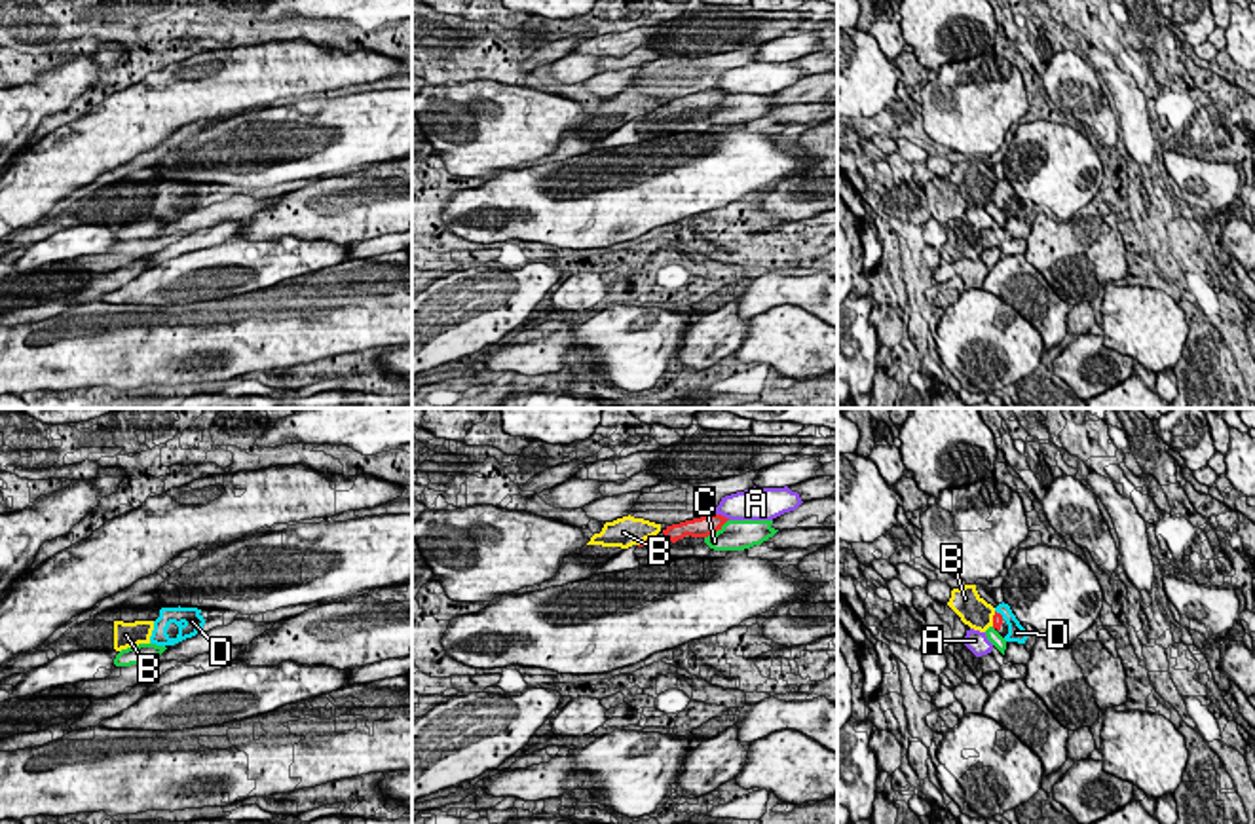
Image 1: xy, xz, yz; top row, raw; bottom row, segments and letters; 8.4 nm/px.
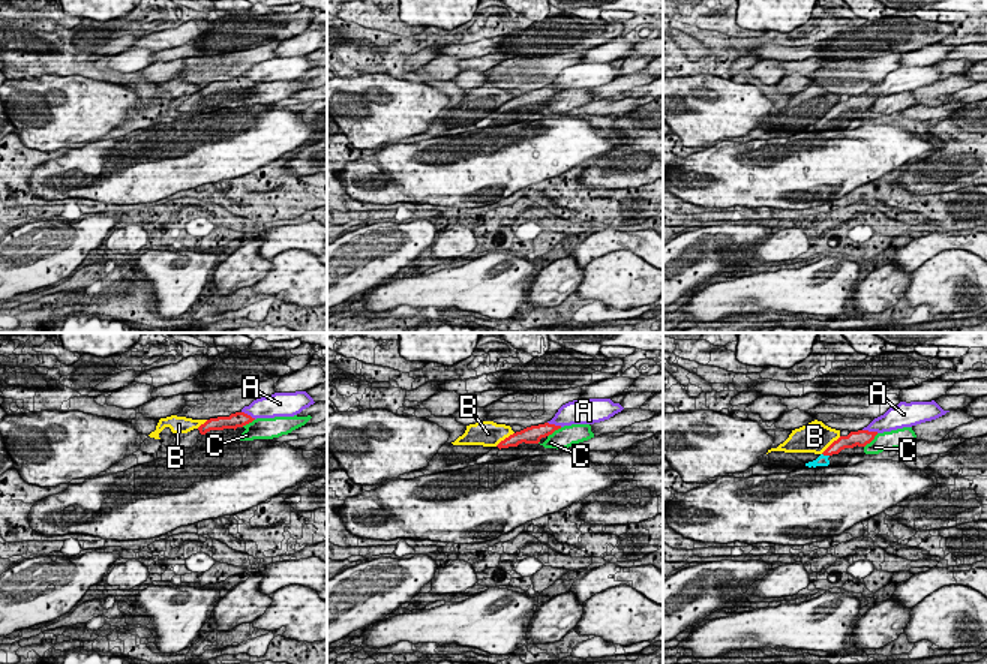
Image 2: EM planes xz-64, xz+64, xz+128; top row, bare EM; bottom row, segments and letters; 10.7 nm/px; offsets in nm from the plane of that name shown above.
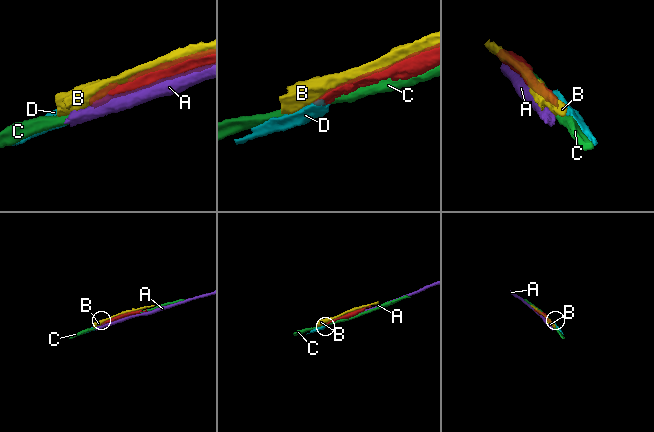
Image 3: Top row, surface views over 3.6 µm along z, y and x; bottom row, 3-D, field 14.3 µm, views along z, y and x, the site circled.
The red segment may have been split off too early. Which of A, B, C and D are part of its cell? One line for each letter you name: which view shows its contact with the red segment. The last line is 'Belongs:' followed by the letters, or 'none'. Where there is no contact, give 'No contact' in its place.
D: Touches red in yz
Belongs: D

